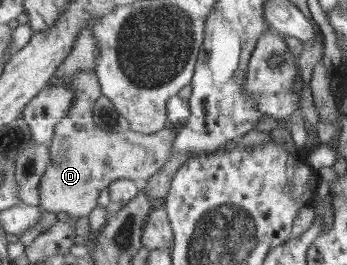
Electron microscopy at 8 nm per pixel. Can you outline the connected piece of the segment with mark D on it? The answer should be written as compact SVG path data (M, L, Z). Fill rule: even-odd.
M80 71L66 89L76 94L76 101L70 109L70 115L56 127L50 142L51 162L39 185L39 192L41 205L49 214L84 218L98 206L102 189L106 189L113 181L132 179L144 186L152 175L157 175L173 152L179 130L169 126L151 135L132 130L125 133L106 132L95 123L94 117L94 105L103 97L98 75Z

